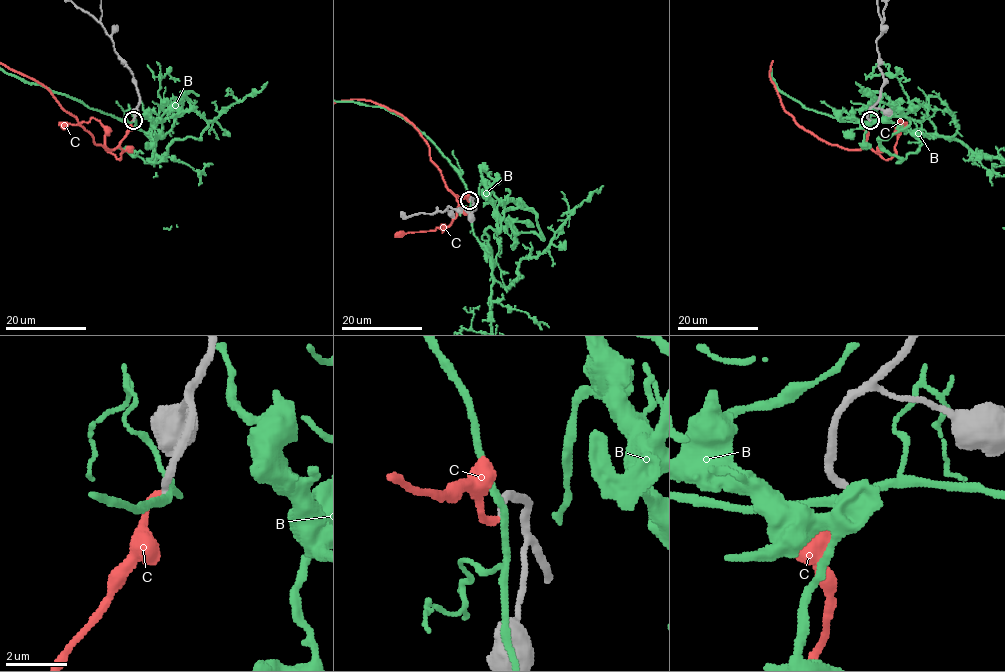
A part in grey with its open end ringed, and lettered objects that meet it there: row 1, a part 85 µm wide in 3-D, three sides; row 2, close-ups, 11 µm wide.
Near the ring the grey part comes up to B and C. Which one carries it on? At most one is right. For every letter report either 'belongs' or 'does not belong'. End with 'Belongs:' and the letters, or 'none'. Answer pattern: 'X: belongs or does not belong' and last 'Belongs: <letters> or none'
B: does not belong
C: belongs
Belongs: C

